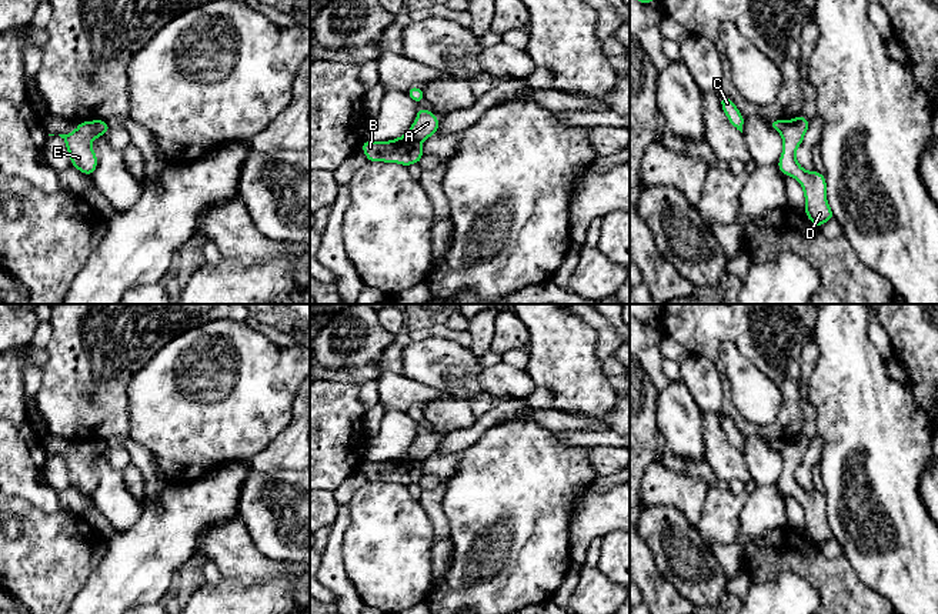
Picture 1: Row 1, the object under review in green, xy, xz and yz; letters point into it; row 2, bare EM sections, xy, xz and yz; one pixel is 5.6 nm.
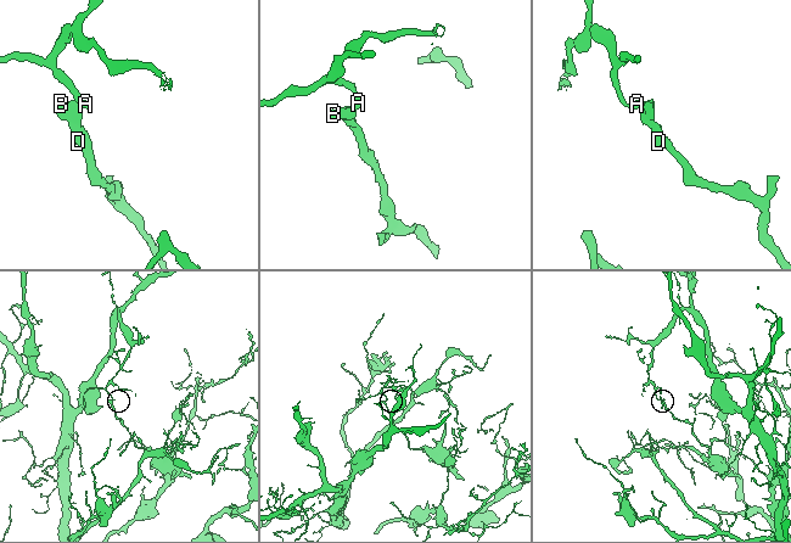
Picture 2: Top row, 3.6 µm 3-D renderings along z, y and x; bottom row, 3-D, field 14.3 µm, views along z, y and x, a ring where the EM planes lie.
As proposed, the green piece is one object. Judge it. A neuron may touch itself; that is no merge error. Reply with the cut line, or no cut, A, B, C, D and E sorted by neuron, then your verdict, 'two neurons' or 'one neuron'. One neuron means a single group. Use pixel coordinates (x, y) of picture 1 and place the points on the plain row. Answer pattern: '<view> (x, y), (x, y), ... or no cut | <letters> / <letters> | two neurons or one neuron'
xy (90, 441), (100, 454) | A C / B D E | two neurons

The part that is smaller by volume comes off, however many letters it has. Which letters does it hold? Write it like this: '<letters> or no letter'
B, D, E

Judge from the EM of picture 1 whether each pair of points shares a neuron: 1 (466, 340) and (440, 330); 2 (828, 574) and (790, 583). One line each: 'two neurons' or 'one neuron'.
1: one neuron
2: two neurons

